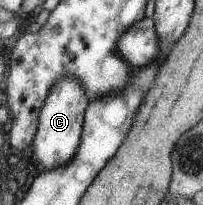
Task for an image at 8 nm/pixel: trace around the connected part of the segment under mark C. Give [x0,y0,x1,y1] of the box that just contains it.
[30,76,88,172]

